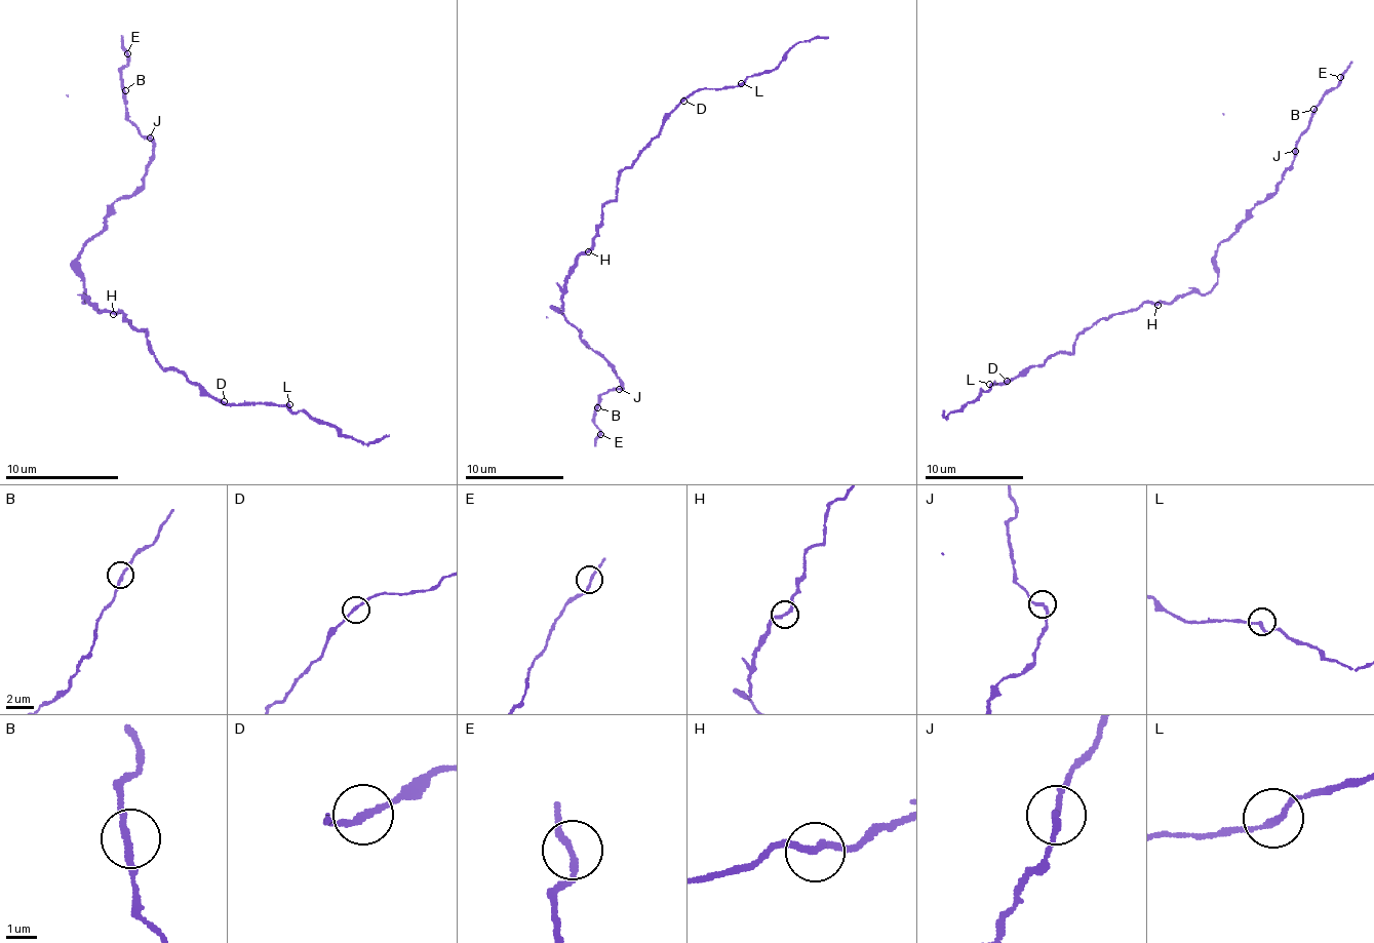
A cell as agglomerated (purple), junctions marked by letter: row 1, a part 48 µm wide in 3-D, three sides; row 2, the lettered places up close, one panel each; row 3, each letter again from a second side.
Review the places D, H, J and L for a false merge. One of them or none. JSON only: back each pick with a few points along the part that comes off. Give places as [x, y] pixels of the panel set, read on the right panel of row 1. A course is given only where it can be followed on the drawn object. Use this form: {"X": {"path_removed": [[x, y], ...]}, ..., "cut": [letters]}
{"cut": []}

